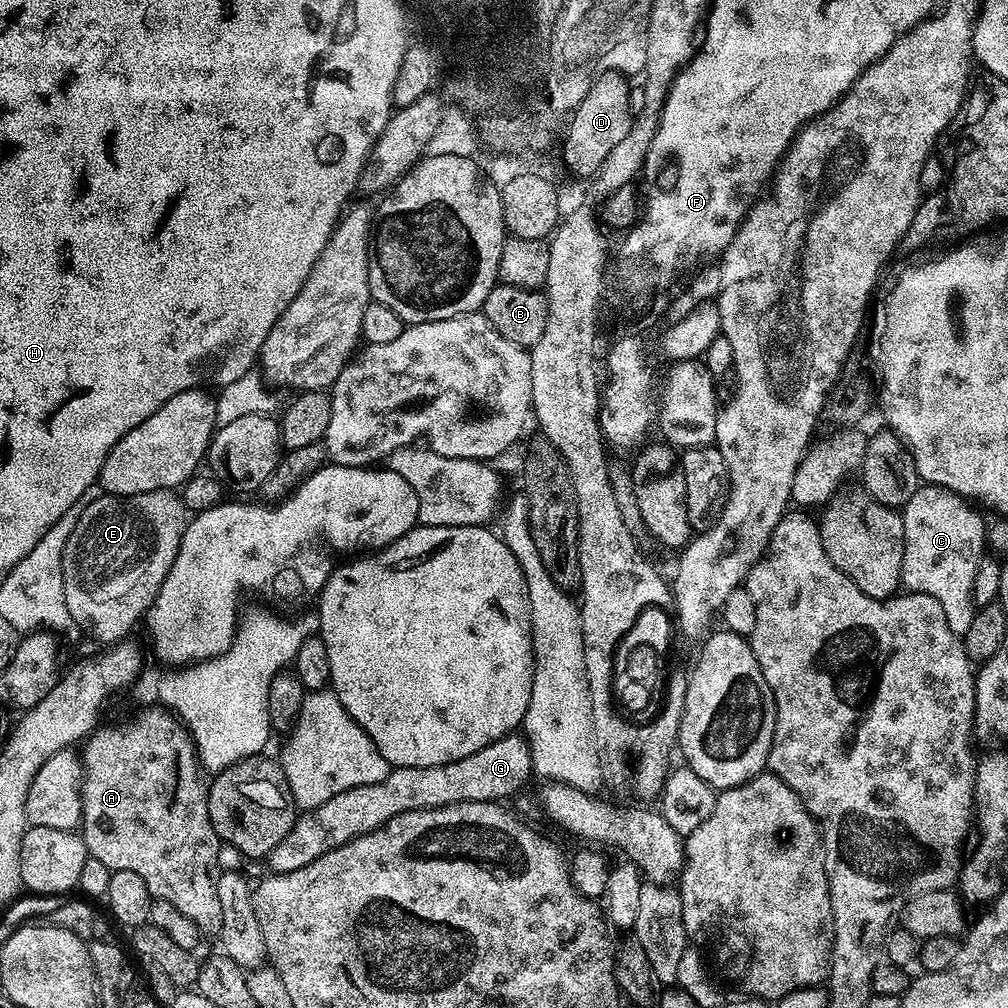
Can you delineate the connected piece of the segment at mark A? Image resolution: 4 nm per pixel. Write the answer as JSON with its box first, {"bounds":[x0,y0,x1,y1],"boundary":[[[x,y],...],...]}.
{"bounds":[78,707,222,934],"boundary":[[[155,707],[142,709],[133,720],[124,720],[121,724],[108,724],[105,728],[97,727],[92,735],[83,741],[84,752],[82,751],[82,779],[80,782],[81,810],[78,828],[83,835],[89,856],[98,858],[98,862],[103,862],[112,871],[130,870],[131,873],[137,873],[142,881],[146,882],[146,886],[155,899],[170,902],[170,906],[182,910],[182,914],[186,914],[186,918],[194,918],[194,926],[198,926],[201,933],[216,934],[219,933],[222,926],[222,902],[218,902],[218,890],[216,889],[216,877],[222,868],[220,865],[222,841],[210,822],[208,784],[200,777],[202,765],[200,759],[196,757],[196,744],[192,740],[192,735],[167,707]]]}

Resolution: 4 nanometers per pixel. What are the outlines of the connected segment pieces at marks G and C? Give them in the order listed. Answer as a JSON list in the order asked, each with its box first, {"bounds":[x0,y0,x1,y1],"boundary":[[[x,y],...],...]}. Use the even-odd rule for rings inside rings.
[{"bounds":[266,734,533,873],"boundary":[[[509,734],[490,742],[490,746],[482,746],[482,750],[474,750],[474,754],[466,754],[466,758],[458,758],[458,762],[446,762],[442,766],[410,766],[409,768],[392,768],[382,778],[382,782],[374,782],[366,786],[354,786],[334,794],[322,806],[309,808],[303,814],[297,815],[292,829],[282,842],[278,842],[266,857],[273,873],[289,872],[326,854],[331,848],[348,844],[355,836],[362,836],[365,832],[372,832],[375,828],[384,827],[384,823],[403,812],[422,808],[437,808],[440,805],[453,804],[454,802],[504,802],[507,796],[512,796],[523,786],[528,776],[533,775],[532,759],[528,750],[527,741],[523,735]]]},{"bounds":[901,484,986,634],"boundary":[[[924,484],[904,503],[904,553],[902,554],[901,585],[909,592],[930,594],[938,606],[942,606],[942,614],[946,614],[946,622],[950,622],[950,630],[962,634],[970,627],[977,607],[972,603],[974,590],[974,570],[978,570],[978,562],[986,552],[986,520],[983,520],[972,508],[965,497],[951,492],[949,488],[939,488],[937,484]]]}]

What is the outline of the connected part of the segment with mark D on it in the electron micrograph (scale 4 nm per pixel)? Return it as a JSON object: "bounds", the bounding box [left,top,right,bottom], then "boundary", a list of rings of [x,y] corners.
{"bounds":[562,71,634,178],"boundary":[[[601,71],[590,90],[583,93],[582,99],[575,105],[573,121],[567,125],[568,135],[562,143],[562,149],[567,166],[579,178],[595,174],[602,162],[606,162],[606,154],[610,154],[610,150],[614,150],[614,146],[626,138],[626,130],[630,130],[634,115],[629,100],[628,81],[629,77],[622,71]]]}

